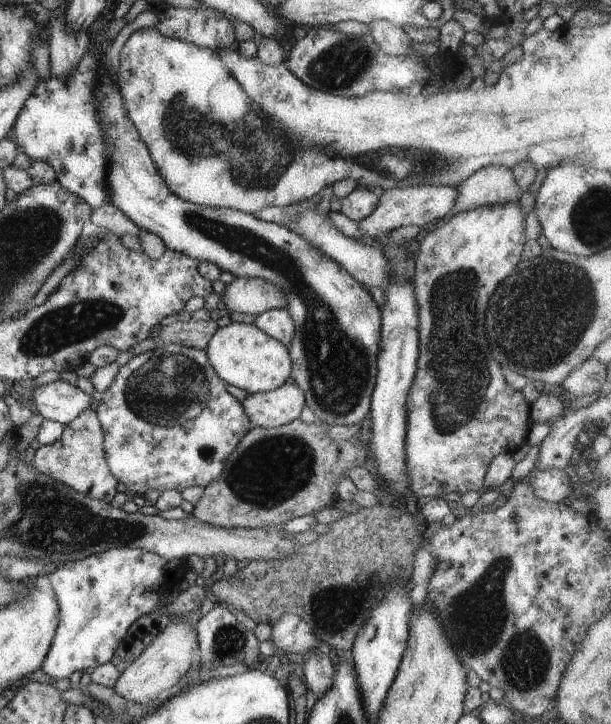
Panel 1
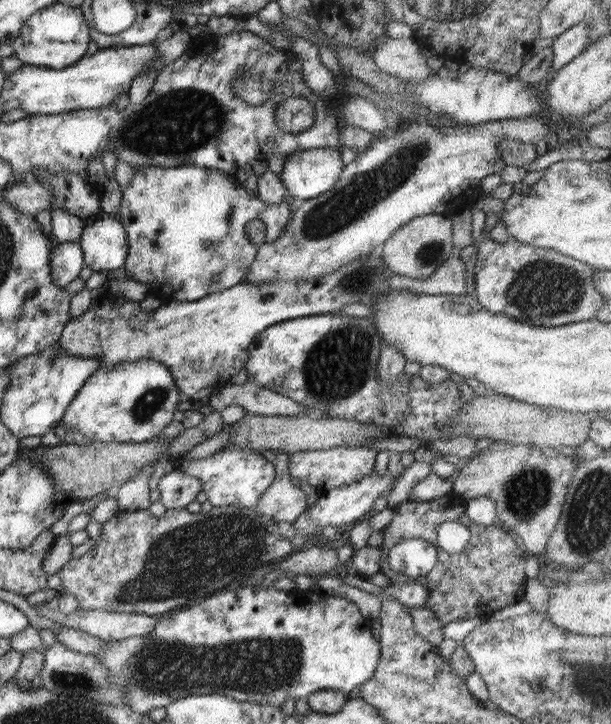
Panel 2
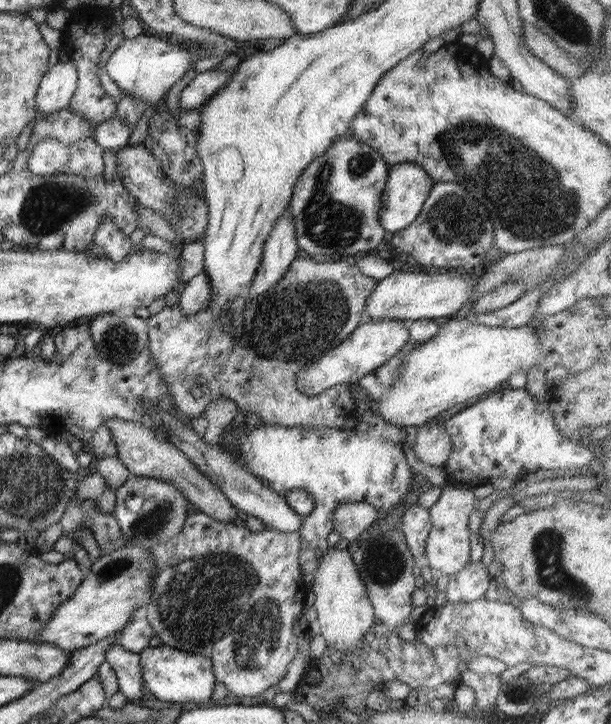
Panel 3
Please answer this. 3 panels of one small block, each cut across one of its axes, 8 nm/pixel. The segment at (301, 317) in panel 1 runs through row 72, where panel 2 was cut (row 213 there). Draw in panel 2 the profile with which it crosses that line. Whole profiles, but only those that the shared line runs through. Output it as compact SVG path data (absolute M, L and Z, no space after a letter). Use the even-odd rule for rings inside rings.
M102 211L96 217L84 221L79 243L85 265L102 273L122 268L129 248L127 232L116 216Z

